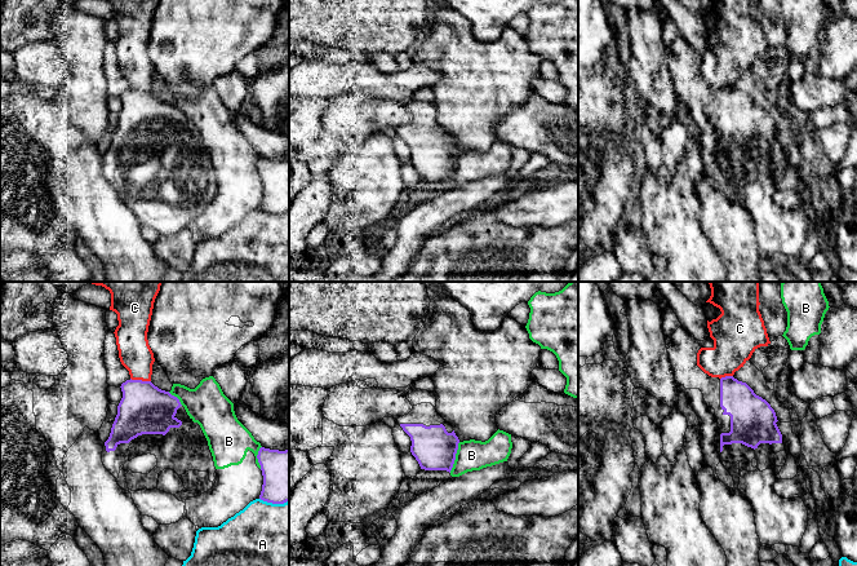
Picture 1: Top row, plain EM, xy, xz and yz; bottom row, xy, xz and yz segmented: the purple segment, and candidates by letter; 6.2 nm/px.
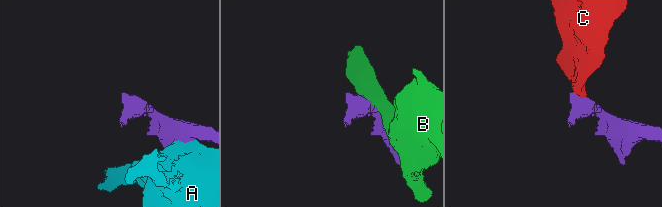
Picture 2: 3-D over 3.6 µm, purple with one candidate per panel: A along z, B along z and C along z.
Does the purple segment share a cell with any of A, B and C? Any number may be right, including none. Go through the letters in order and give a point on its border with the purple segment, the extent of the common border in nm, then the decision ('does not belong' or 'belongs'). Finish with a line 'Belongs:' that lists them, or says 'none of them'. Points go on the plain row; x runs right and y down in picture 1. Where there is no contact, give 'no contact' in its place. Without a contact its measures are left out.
A: xy (274, 213) | 190 nm | does not belong
B: xz (454, 168) | 200 nm | does not belong
C: xy (141, 91) | 130 nm | does not belong
Belongs: none of them

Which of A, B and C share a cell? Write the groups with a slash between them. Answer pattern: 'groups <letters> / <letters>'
groups A / B / C

